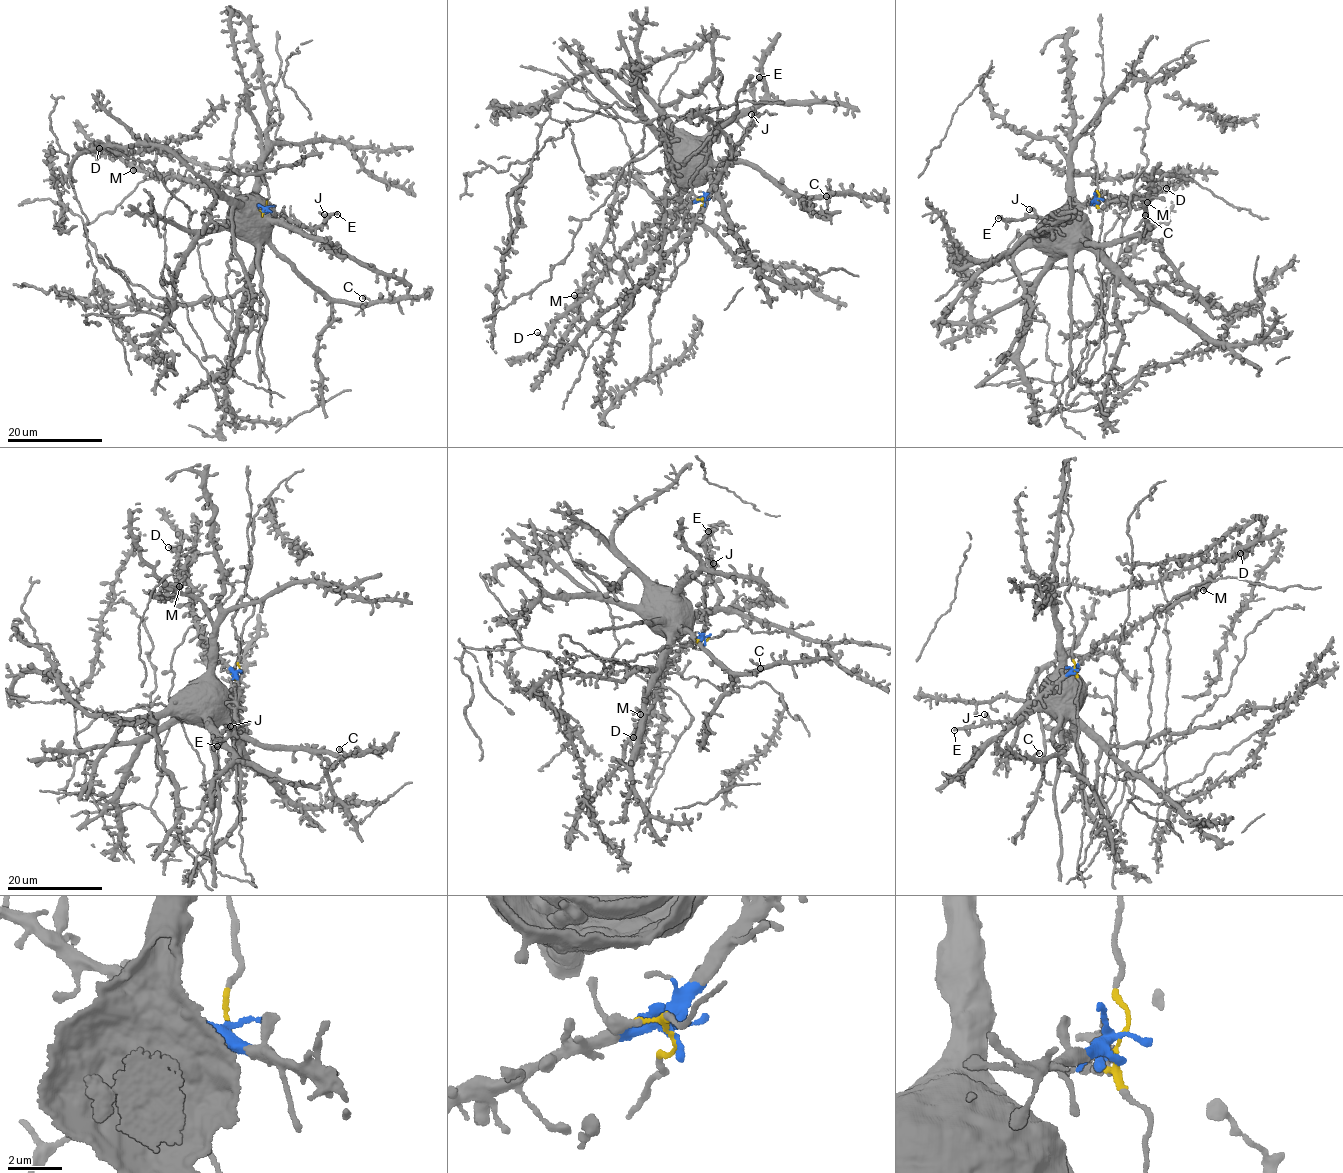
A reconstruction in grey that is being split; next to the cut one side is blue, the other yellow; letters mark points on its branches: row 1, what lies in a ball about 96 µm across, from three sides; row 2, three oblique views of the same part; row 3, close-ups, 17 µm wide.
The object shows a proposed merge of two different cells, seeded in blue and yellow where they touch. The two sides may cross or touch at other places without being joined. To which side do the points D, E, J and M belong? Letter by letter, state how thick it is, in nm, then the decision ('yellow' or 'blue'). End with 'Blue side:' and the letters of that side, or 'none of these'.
D: 280 nm thick; blue
E: 280 nm thick; blue
J: 420 nm thick; blue
M: 360 nm thick; blue
Blue side: D, E, J, M

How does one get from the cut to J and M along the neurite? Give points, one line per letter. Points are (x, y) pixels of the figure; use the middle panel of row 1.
J: (703, 202), (708, 190), (721, 174), (723, 165), (754, 117), (751, 114)
M: (703, 202), (687, 202), (678, 209), (666, 210), (621, 251), (587, 297), (577, 302), (574, 294)

